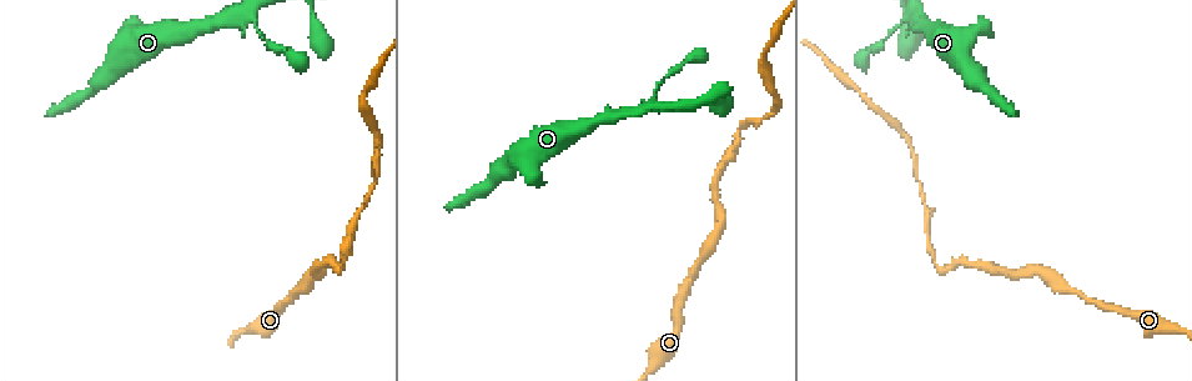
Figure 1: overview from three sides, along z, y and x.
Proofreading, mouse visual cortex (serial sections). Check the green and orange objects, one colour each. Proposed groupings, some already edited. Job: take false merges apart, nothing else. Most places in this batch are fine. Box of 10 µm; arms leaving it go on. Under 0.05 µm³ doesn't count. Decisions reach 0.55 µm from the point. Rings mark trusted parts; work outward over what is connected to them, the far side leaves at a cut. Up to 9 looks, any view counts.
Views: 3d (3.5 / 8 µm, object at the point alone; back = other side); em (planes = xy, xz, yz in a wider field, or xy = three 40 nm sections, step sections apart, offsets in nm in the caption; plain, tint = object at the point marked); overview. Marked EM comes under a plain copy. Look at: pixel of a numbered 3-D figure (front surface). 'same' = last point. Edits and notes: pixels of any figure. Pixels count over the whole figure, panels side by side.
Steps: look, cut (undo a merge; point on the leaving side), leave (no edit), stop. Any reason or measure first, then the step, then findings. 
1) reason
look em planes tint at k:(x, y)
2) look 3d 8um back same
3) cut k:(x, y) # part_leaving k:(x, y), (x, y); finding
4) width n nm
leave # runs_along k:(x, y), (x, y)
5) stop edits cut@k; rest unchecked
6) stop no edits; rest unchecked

three arms meet
look 3d 3.5um at 1:(238, 16)

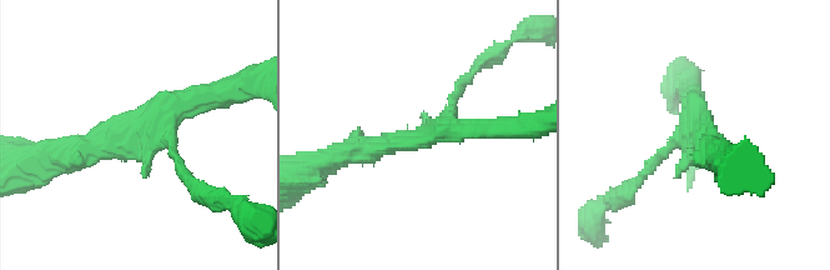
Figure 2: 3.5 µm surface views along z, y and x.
look em xy step 5 tint at 2:(418, 139)

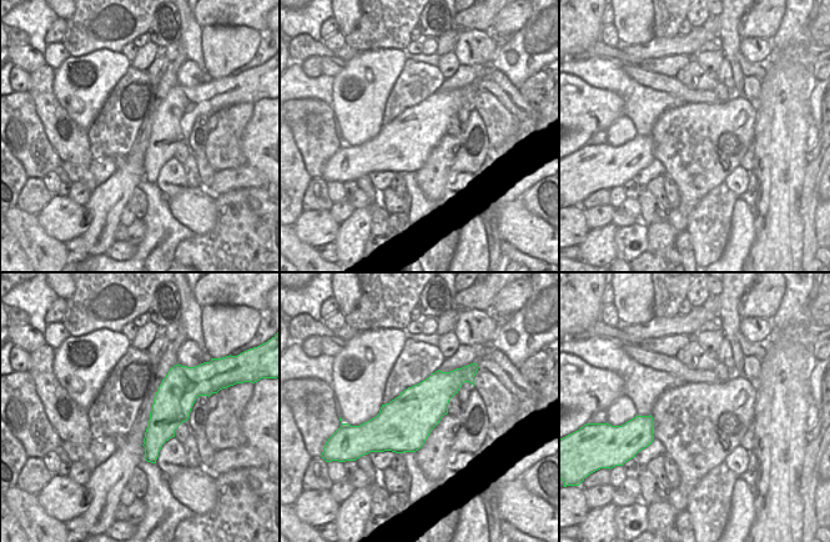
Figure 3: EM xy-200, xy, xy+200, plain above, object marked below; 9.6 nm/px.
look em xy step 3 tint same

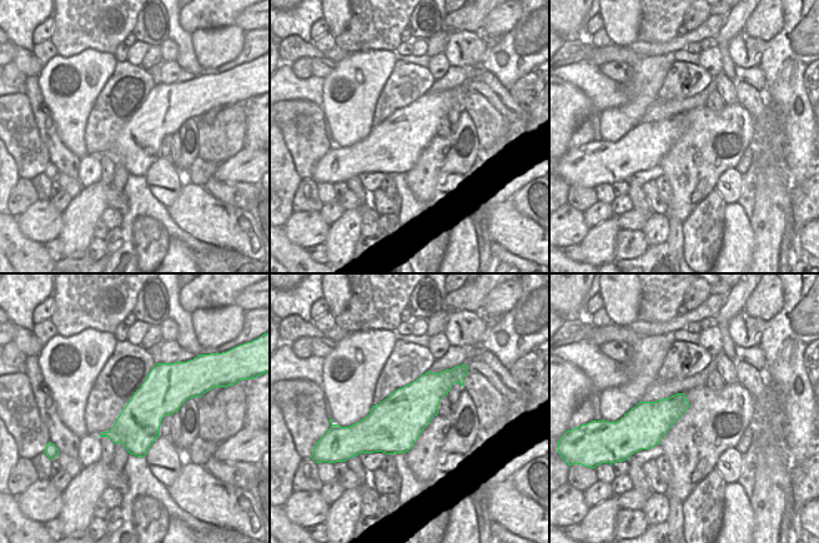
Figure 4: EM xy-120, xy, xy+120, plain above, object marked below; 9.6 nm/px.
leave # runs_along 2:(64, 155), (209, 94); all the same cell

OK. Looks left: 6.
two arms in line, one across
look 3d 3.5um at 1:(902, 14)

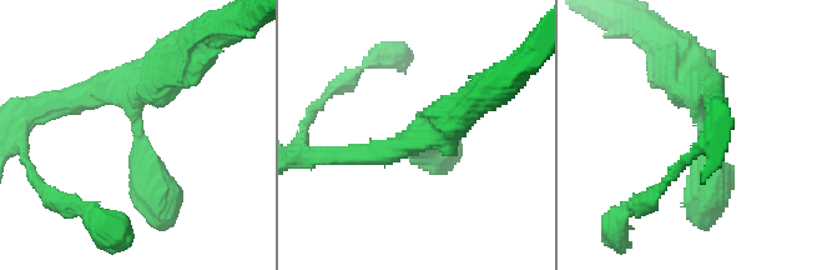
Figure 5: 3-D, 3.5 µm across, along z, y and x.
now the EM
look em xy step 1 tint at 5:(138, 134)

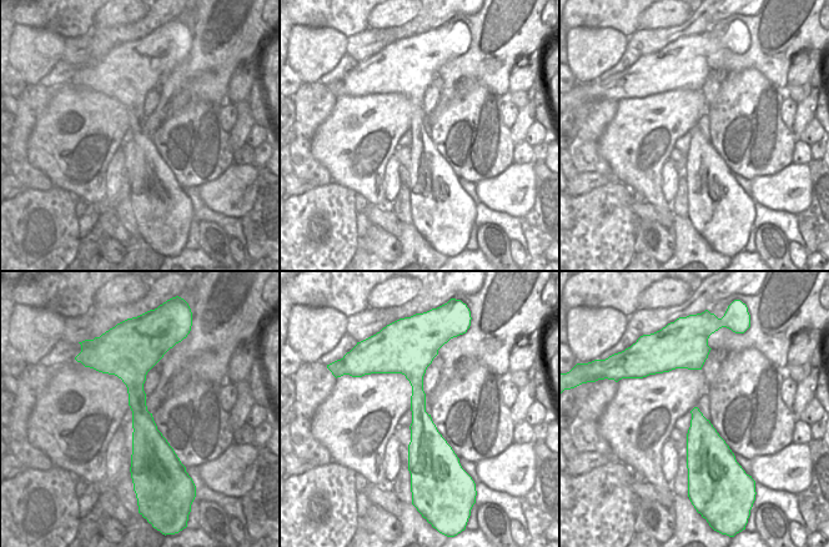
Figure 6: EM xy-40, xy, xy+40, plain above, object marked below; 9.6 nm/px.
arm_widths 300, 350, 500 nm
leave # continuous, no second cell

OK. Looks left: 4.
narrows sharply
look 3d 8um at 1:(739, 128)

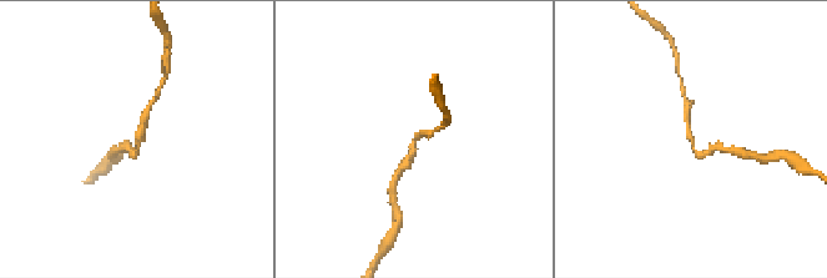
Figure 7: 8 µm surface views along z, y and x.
look 3d 3.5um same

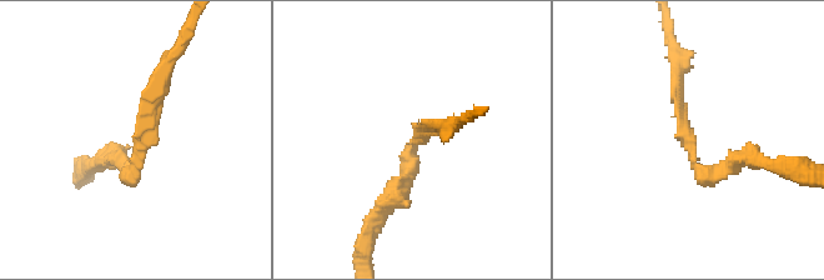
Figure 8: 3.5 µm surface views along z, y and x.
arm_widths 150, 200 nm; now the EM
look em xy step 5 tint at 8:(412, 145)

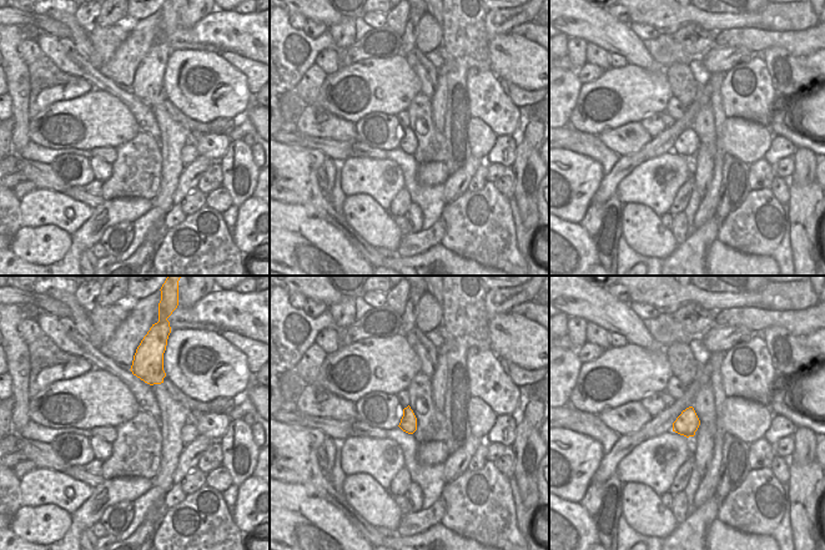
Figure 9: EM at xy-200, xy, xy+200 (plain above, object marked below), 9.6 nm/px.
leave # runs_along 8:(753, 160), (704, 176), (679, 84); one cell here

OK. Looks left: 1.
stop no edits; rest unchecked

